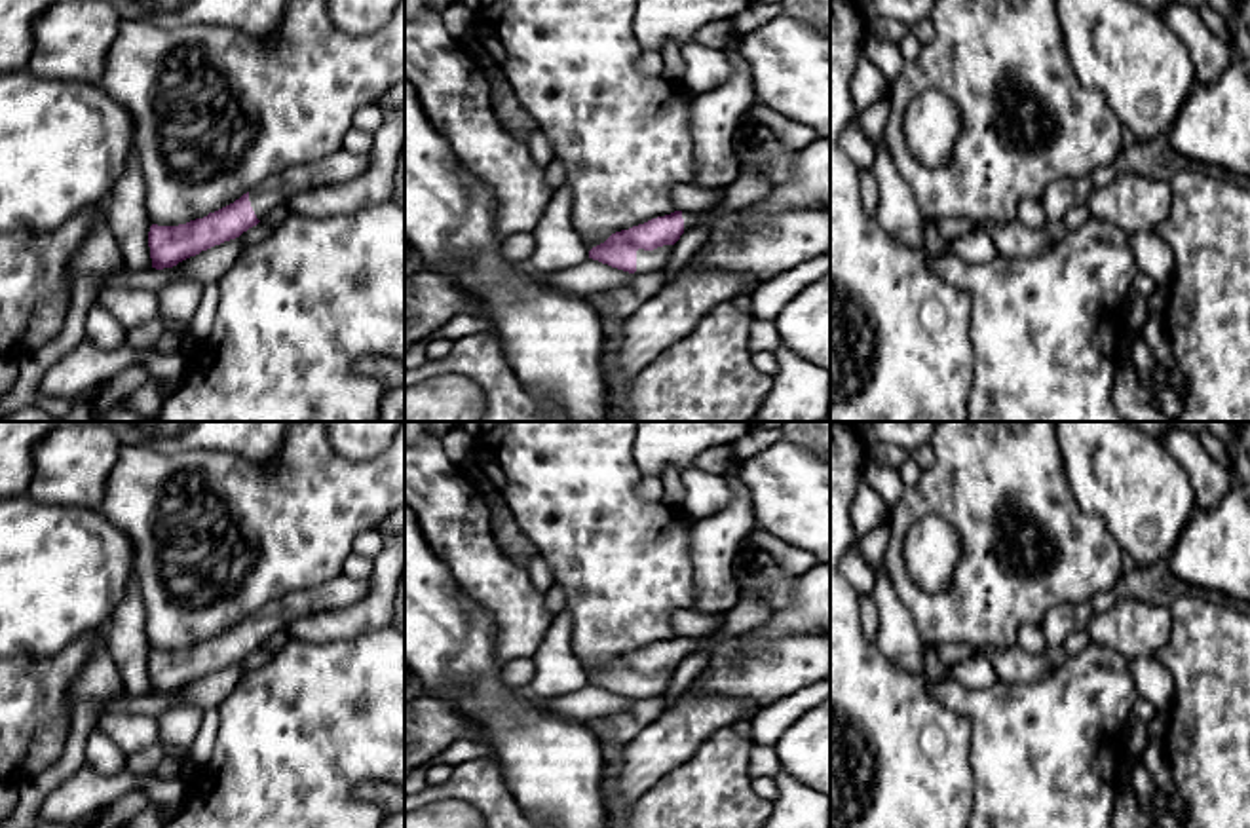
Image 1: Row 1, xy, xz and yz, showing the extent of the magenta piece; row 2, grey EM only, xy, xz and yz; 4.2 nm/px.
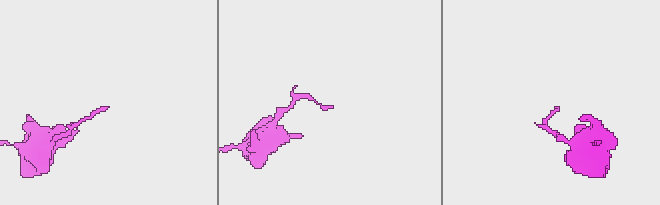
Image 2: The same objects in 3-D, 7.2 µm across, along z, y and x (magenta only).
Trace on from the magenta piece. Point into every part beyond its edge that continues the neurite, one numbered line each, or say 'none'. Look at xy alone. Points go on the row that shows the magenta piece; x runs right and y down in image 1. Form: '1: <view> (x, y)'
1: xy (344, 166)

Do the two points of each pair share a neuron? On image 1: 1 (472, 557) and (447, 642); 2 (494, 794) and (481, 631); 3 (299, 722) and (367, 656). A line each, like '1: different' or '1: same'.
1: different
2: different
3: same

